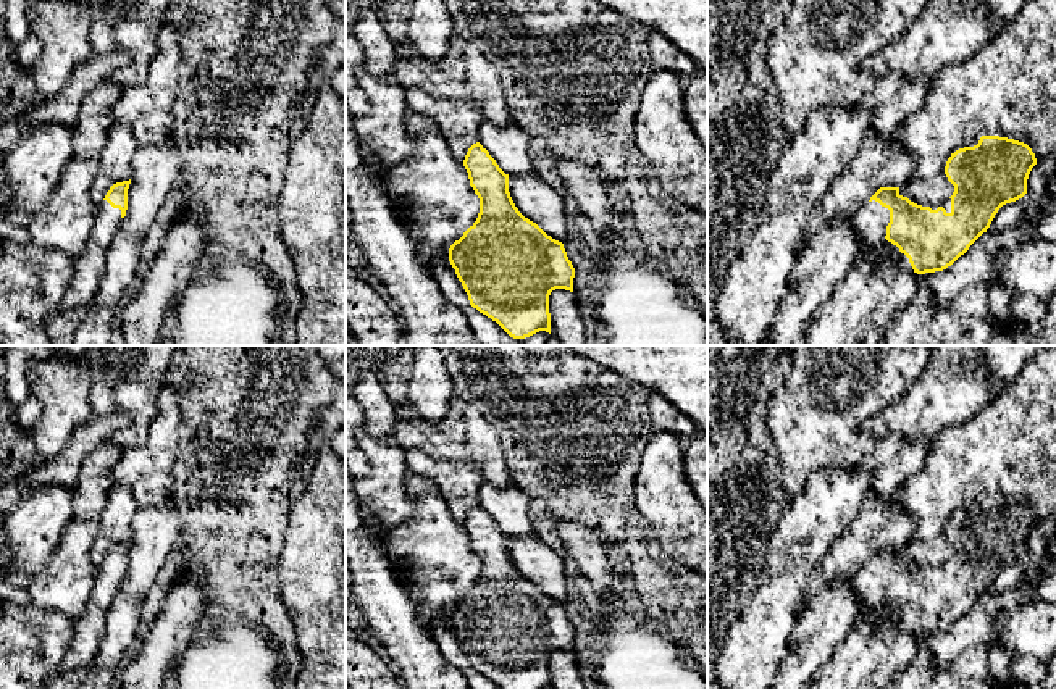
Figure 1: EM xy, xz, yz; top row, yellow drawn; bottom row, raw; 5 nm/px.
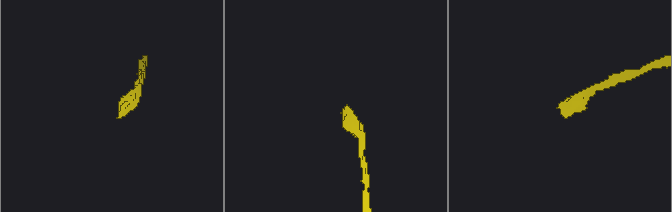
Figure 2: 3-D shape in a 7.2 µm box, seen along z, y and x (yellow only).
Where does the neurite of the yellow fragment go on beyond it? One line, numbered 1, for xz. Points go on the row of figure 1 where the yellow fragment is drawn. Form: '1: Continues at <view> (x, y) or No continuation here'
1: No continuation here

